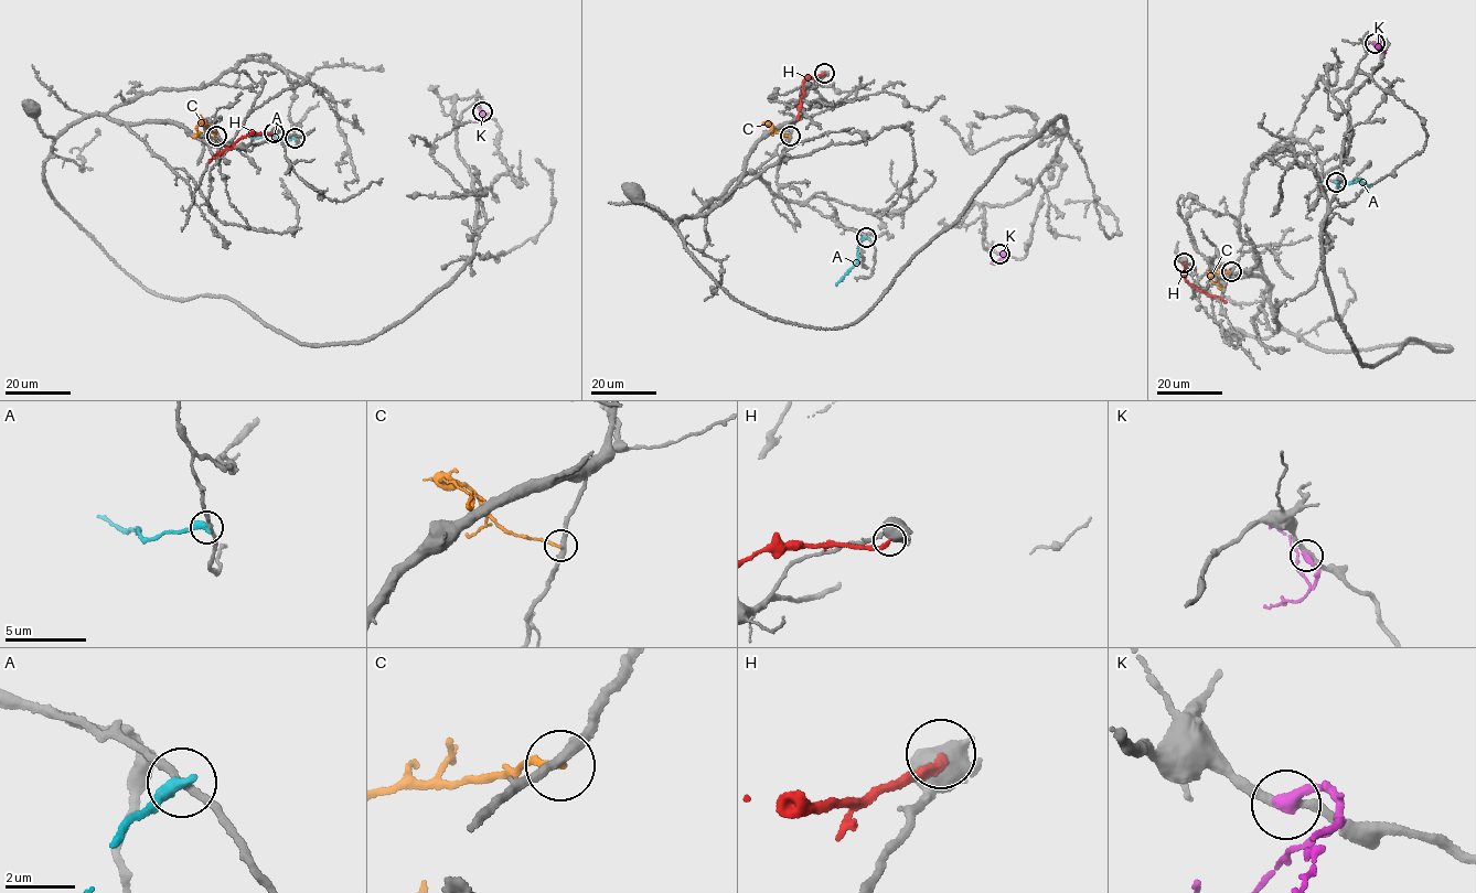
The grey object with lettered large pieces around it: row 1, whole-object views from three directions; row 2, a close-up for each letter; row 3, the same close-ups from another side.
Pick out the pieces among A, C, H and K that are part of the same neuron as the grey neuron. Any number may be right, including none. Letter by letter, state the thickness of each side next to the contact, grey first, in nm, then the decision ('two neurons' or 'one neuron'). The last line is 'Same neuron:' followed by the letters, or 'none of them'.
A: 200/400 nm | two neurons
C: 280/180 nm | two neurons
H: 750/240 nm | two neurons
K: 240/400 nm | two neurons
Same neuron: none of them

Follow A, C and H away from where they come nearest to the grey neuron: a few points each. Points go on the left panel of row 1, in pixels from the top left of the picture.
A: (295, 138), (282, 141), (270, 135), (254, 139), (250, 136)
C: (216, 136), (200, 122), (195, 136)
H: (274, 132), (254, 132), (209, 161)

